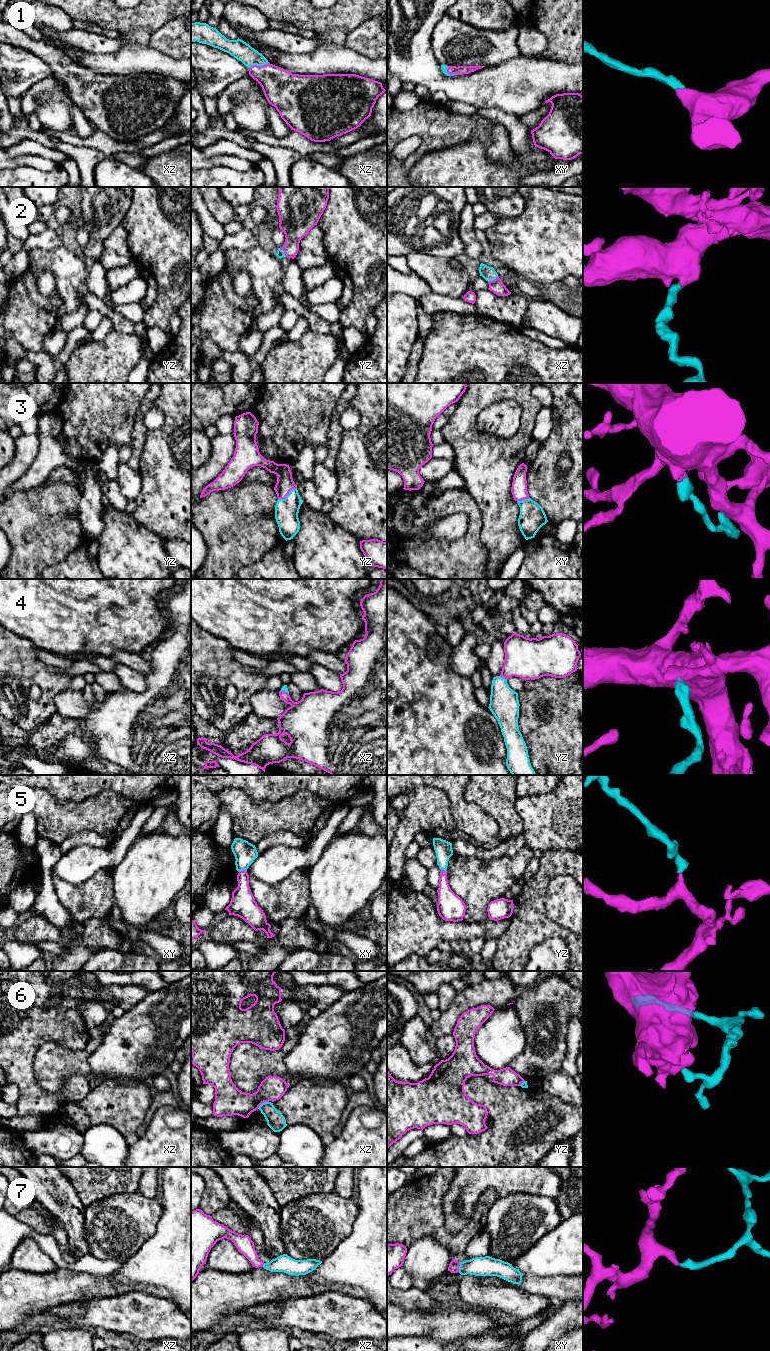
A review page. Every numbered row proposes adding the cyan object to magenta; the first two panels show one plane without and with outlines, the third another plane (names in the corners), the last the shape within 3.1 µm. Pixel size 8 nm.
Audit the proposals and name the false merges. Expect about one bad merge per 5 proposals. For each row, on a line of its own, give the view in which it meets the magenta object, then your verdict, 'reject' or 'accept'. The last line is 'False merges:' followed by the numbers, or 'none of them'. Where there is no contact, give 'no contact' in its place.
1: contact in xz; accept
2: contact in xz; accept
3: contact in yz; accept
4: contact in yz; accept
5: contact in xy; accept
6: contact in xz; reject
7: contact in xy; accept
False merges: 6

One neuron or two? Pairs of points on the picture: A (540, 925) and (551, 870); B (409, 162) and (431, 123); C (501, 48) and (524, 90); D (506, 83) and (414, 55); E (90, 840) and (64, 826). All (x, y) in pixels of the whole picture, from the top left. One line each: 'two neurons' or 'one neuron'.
A: one neuron
B: one neuron
C: two neurons
D: one neuron
E: two neurons

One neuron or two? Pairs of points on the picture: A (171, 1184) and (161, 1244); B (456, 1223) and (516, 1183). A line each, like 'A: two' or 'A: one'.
A: one
B: one

